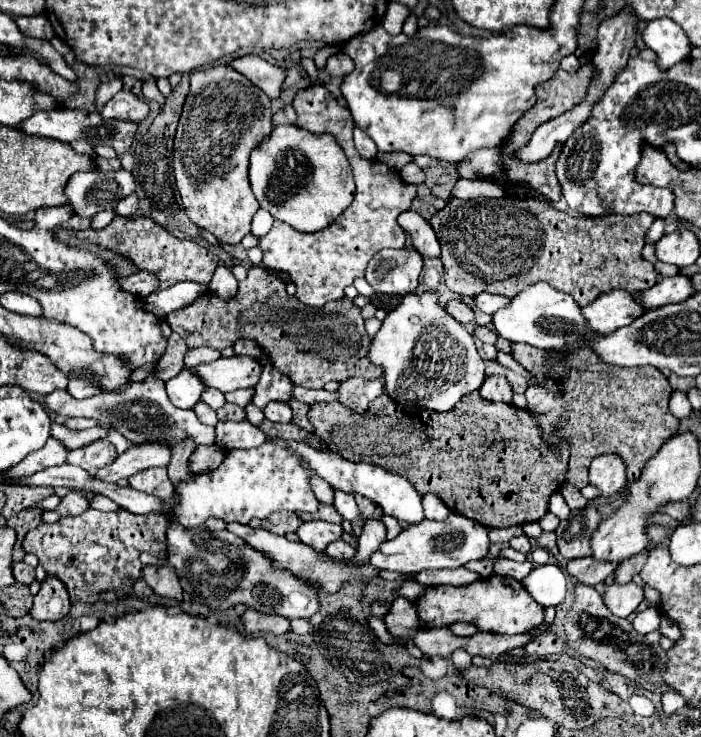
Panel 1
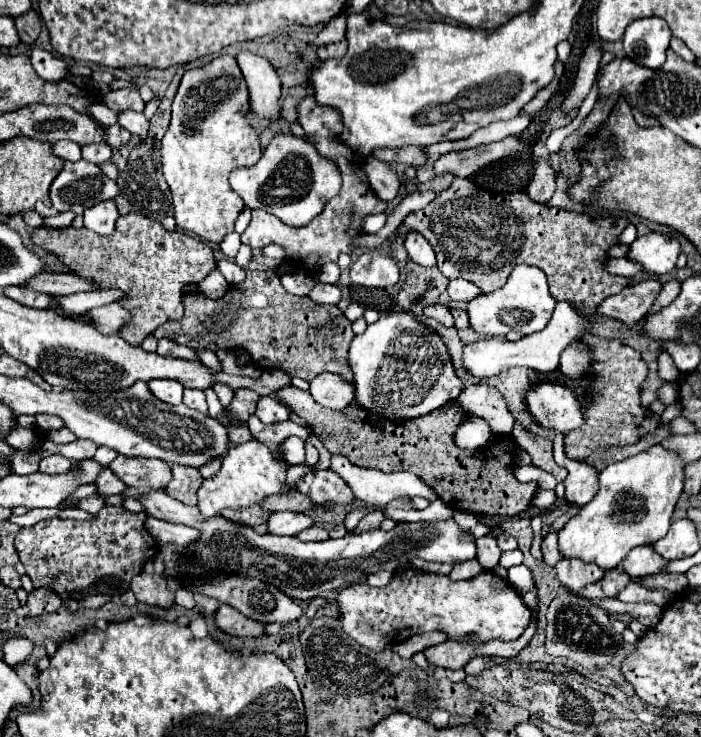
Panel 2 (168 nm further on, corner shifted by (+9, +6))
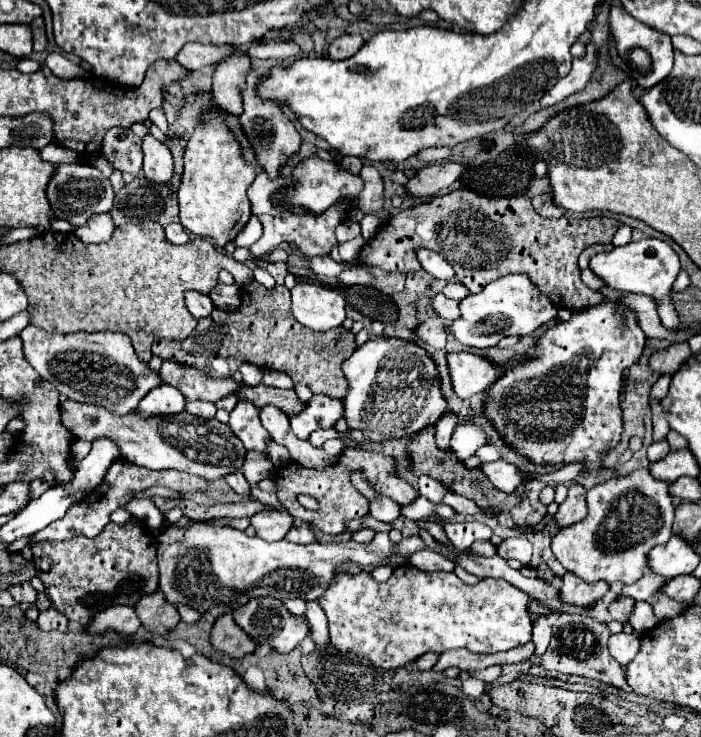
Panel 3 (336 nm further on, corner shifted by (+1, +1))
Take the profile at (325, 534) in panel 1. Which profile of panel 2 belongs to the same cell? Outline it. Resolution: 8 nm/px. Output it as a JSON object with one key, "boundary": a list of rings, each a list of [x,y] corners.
{"boundary":[[[283,511],[283,513],[271,513],[267,527],[269,533],[273,535],[297,535],[309,527],[313,527],[315,521],[305,515],[305,513],[291,513],[291,511]]]}

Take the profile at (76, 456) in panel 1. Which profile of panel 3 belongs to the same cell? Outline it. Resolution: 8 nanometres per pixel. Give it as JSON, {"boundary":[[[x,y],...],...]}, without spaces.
{"boundary":[[[75,440],[73,446],[71,446],[71,454],[73,454],[73,460],[83,460],[91,450],[91,442],[83,442],[83,440]]]}

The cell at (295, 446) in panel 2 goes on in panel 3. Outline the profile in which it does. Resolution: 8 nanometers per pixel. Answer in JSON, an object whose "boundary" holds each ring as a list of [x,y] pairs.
{"boundary":[[[313,396],[299,414],[291,416],[291,428],[297,438],[307,440],[313,430],[329,428],[339,418],[343,418],[341,400],[327,396]]]}

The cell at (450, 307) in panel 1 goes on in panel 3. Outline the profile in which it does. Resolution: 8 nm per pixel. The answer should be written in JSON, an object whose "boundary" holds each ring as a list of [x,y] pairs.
{"boundary":[[[439,316],[435,318],[429,318],[425,320],[417,330],[417,340],[421,340],[425,346],[433,348],[433,350],[441,350],[445,348],[445,340],[447,340],[447,334],[445,334],[445,324]]]}

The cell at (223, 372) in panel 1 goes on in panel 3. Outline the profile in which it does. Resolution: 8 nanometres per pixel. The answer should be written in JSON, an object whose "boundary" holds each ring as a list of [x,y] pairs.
{"boundary":[[[29,326],[19,336],[27,362],[69,400],[105,406],[111,414],[125,416],[135,410],[151,388],[161,384],[159,374],[137,358],[131,340],[121,332],[51,334]]]}

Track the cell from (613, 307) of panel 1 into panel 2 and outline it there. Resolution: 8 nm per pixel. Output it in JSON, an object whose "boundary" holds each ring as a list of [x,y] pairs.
{"boundary":[[[559,301],[551,321],[547,323],[547,327],[543,331],[527,335],[527,337],[523,337],[515,343],[499,341],[499,339],[493,339],[493,337],[481,339],[481,341],[475,341],[475,343],[467,343],[465,351],[463,351],[463,365],[477,377],[495,377],[495,375],[499,375],[499,373],[503,373],[511,367],[525,367],[525,369],[533,369],[537,373],[549,375],[559,367],[561,353],[569,345],[579,341],[581,335],[587,333],[593,327],[593,323],[595,321],[589,315],[583,315],[569,301]]]}

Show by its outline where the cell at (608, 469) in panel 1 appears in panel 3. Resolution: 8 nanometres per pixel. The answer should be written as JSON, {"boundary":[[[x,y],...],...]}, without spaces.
{"boundary":[[[579,484],[569,486],[569,496],[565,498],[565,502],[559,504],[559,510],[555,512],[555,522],[559,528],[571,526],[575,522],[579,522],[587,512],[587,504],[585,504],[585,488]]]}

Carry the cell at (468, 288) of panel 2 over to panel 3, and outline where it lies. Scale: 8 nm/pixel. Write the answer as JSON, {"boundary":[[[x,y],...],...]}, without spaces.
{"boundary":[[[449,282],[445,288],[443,288],[443,294],[447,296],[447,298],[453,298],[453,300],[463,300],[467,294],[469,294],[469,290],[461,284],[461,282]]]}

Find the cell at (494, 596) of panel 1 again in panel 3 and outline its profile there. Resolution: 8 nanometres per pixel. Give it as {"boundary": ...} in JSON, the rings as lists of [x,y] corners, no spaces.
{"boundary":[[[411,564],[397,566],[387,582],[377,582],[369,572],[337,572],[325,594],[319,598],[319,604],[329,618],[331,646],[341,654],[353,652],[383,670],[395,670],[413,664],[427,652],[443,654],[453,648],[467,648],[471,652],[491,654],[521,646],[531,640],[527,602],[529,596],[523,590],[503,580],[487,578],[479,580],[475,586],[469,586],[453,572],[425,572]]]}

